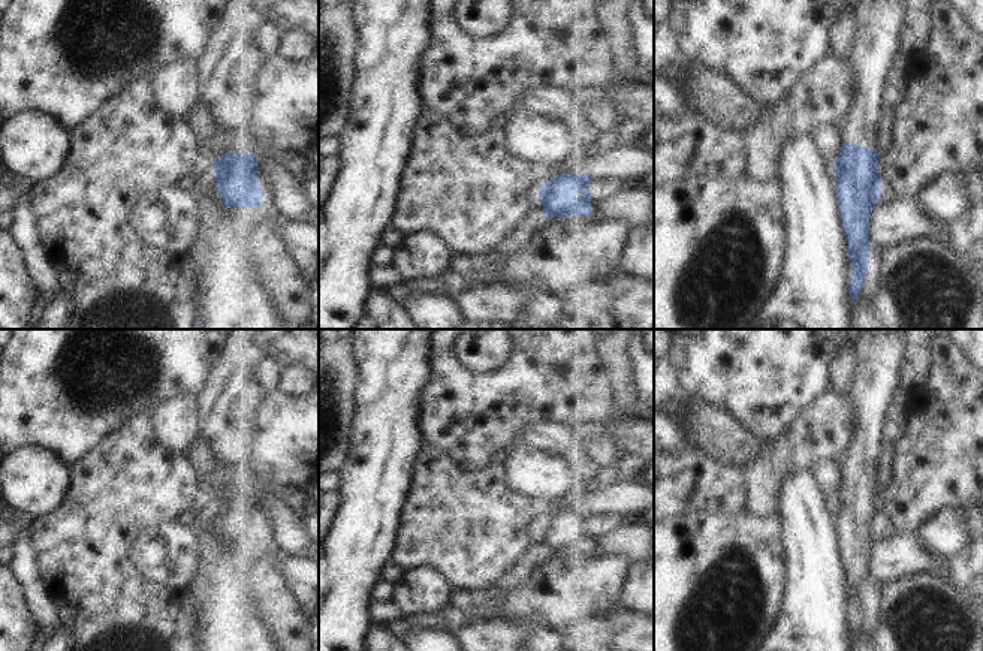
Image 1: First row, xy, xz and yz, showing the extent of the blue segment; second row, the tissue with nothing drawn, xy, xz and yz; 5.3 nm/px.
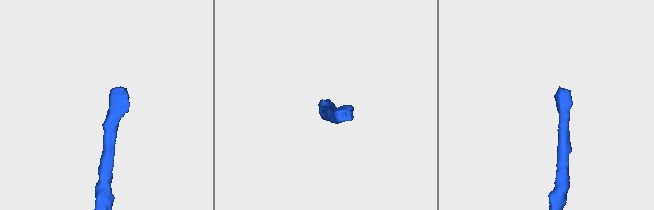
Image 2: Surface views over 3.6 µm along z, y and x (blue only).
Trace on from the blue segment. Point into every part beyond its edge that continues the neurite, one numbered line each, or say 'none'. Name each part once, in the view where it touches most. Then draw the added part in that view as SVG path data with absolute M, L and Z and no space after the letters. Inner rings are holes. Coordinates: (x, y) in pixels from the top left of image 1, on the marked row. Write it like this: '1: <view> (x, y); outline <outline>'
1: yz (880, 29); outline M920 0L857 1L848 28L856 84L842 141L880 151L887 121L883 100L887 73L896 55L911 45L919 19Z

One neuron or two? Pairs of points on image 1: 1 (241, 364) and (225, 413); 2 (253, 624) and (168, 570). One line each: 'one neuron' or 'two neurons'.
1: one neuron
2: two neurons

